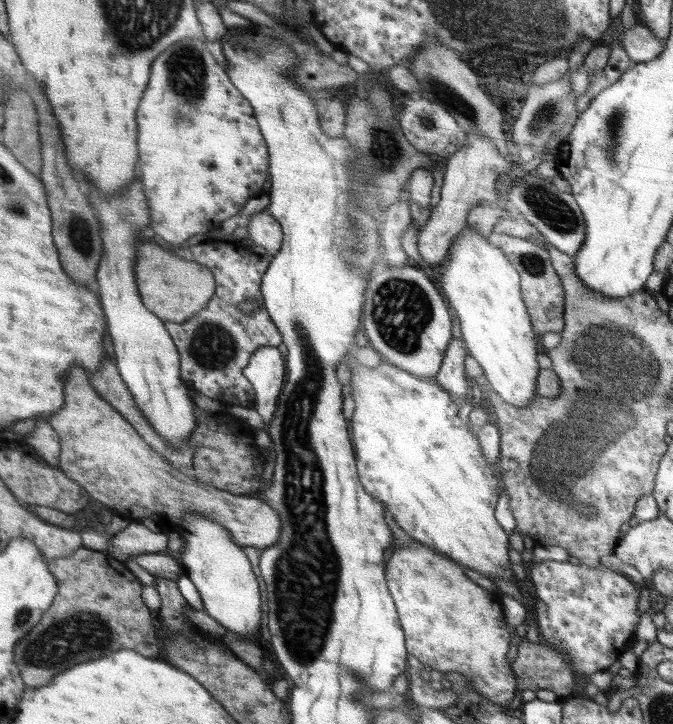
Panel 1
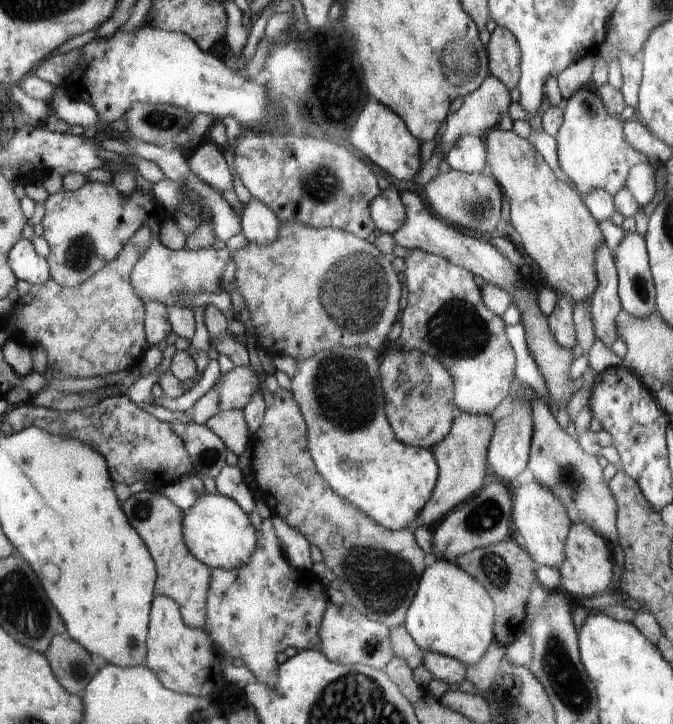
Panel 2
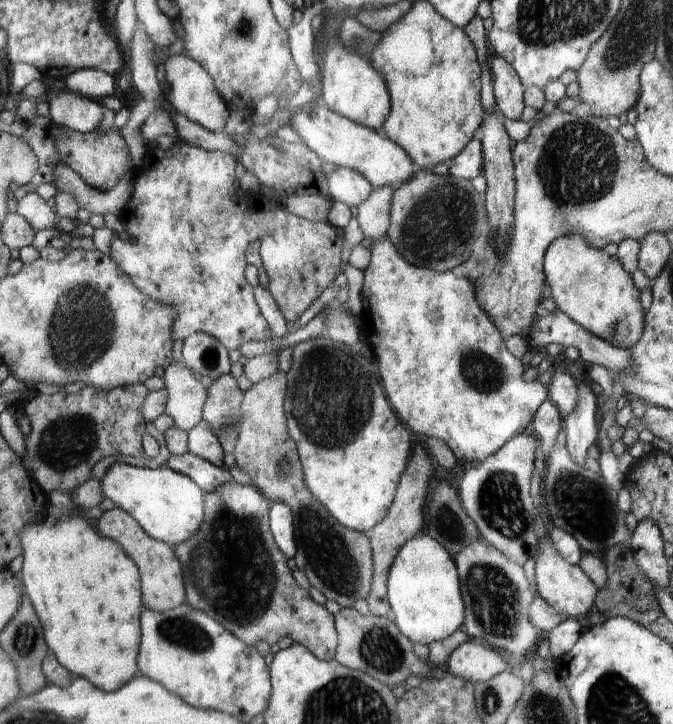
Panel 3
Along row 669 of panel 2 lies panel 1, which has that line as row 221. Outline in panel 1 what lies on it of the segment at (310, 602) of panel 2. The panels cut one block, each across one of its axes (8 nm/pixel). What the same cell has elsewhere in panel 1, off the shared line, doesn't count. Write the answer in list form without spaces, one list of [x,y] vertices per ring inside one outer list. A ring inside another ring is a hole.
[[[268,210],[250,215],[248,220],[248,243],[265,248],[271,255],[275,255],[283,246],[283,229]]]

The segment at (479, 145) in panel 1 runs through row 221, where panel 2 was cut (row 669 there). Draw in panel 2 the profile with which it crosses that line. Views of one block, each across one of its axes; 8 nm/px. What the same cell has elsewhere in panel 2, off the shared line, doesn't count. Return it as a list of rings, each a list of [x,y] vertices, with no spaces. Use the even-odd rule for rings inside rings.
[[[423,651],[422,665],[430,672],[434,680],[450,684],[460,684],[467,678],[467,666],[449,657],[434,652]]]

